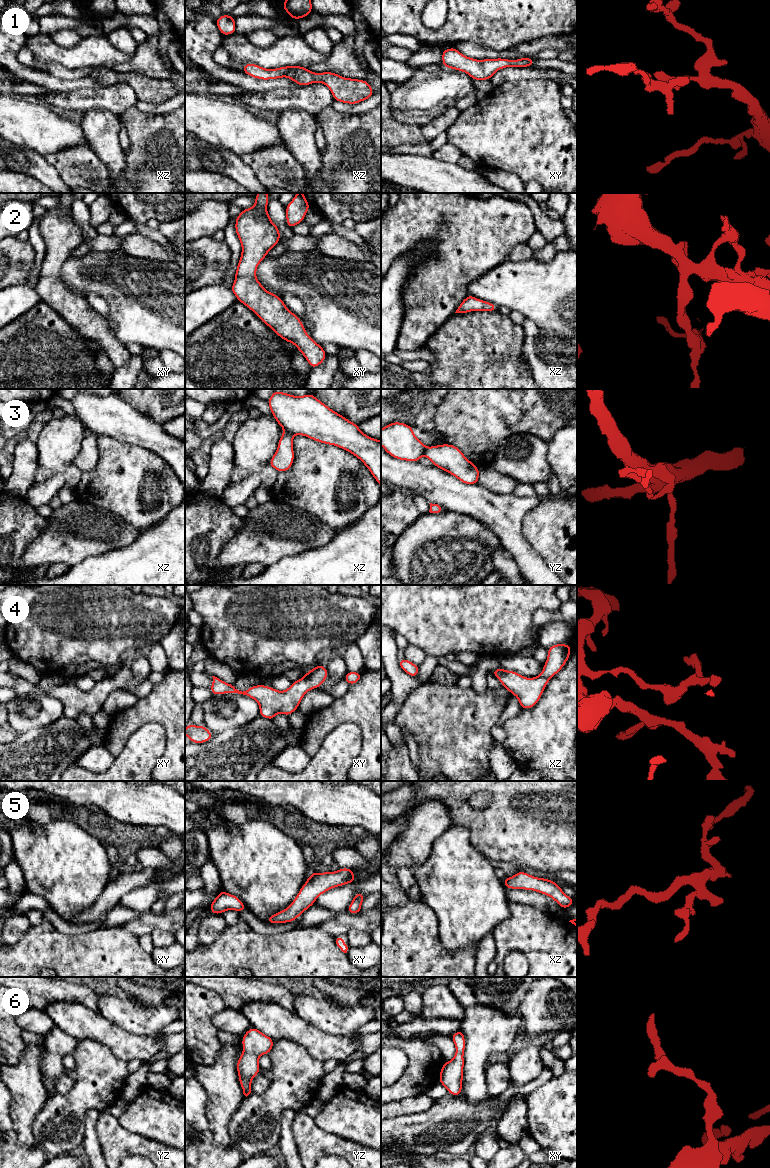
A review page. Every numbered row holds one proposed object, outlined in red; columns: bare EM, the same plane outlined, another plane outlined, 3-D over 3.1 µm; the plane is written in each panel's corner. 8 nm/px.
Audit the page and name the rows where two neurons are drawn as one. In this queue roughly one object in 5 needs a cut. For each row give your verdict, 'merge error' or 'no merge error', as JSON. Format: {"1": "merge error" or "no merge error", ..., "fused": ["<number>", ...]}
{"1": "no merge error", "2": "no merge error", "3": "merge error", "4": "no merge error", "5": "no merge error", "6": "no merge error", "fused": ["3"]}

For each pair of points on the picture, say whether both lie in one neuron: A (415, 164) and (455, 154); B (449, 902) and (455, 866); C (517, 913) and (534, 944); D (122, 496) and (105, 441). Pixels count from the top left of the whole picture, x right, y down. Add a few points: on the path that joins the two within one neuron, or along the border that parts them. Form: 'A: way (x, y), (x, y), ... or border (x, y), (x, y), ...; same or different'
A: border (432, 155), (437, 159), (456, 163); different
B: way (449, 893), (449, 879), (453, 875); same
C: way (525, 921), (534, 936); same
D: way (122, 482), (115, 472), (113, 455); same

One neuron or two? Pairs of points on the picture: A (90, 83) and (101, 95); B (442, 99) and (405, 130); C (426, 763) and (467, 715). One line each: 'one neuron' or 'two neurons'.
A: two neurons
B: two neurons
C: two neurons

